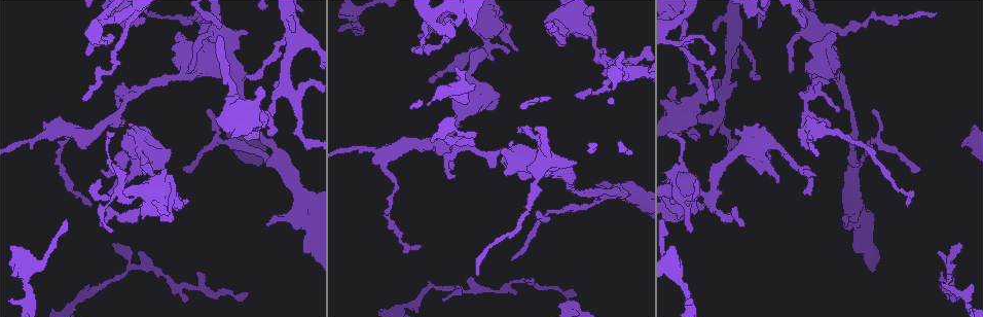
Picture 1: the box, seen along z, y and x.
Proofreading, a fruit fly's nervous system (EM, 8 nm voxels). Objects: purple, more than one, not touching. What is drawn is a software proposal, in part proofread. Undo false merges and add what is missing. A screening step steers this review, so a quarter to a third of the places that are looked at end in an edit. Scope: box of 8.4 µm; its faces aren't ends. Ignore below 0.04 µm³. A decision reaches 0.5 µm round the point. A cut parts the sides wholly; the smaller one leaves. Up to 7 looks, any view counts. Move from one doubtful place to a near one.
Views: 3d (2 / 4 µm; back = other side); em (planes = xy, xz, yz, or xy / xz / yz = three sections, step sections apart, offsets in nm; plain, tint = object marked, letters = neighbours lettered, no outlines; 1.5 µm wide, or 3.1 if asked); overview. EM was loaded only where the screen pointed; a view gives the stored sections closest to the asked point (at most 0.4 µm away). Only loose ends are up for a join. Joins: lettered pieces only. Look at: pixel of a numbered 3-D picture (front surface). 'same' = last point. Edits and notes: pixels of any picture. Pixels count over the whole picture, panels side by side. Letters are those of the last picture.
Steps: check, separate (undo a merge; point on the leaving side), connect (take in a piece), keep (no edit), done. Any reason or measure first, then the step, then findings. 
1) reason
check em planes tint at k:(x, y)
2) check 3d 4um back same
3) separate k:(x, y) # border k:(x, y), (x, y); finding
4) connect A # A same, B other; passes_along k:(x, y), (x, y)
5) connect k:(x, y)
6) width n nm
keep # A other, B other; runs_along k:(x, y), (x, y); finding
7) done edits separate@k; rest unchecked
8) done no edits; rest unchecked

abrupt turn
check em planes letters at 1:(712, 196)

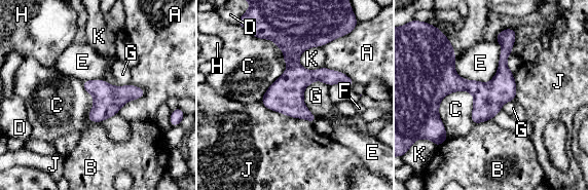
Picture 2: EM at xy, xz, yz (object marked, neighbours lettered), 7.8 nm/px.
width 240 nm
keep # A other, B other, C other, D other, E other, F other, G other, H other, J other, K other; runs_along 2:(512, 35), (490, 87), (431, 88); all the same cell

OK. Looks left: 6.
branch stops here
check 3d 2um at 1:(141, 251)

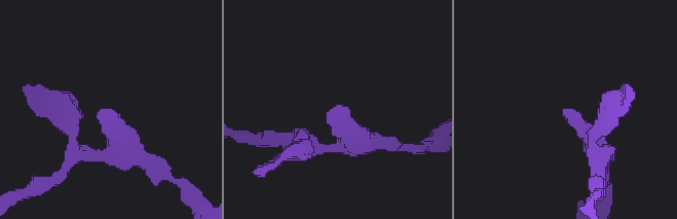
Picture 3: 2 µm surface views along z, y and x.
check em yz step 8 tint at 3:(107, 110)

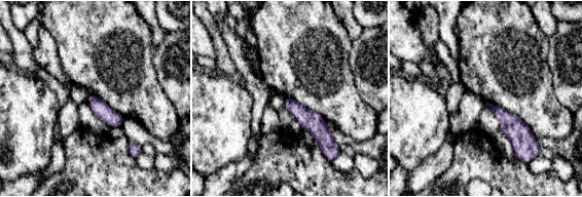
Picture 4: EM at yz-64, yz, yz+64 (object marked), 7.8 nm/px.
cut it another way
check em planes letters same

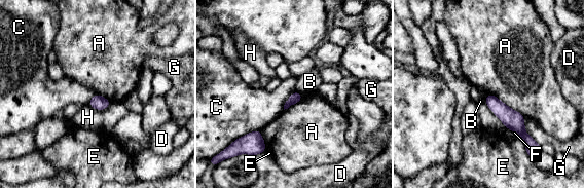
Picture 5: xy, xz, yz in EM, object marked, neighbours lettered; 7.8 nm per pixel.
width 90 nm
keep # A other, B other, C other, D other, E other, F other, G other, H other; no lettered piece goes on from it

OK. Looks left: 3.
sharp bend
check em planes letters at 1:(605, 192)

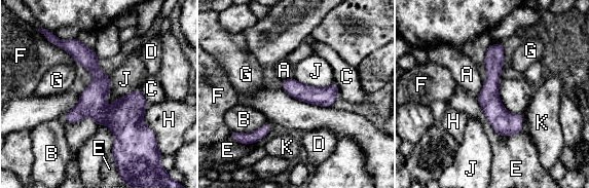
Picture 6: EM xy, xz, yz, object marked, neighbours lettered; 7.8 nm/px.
keep # A other, B other, C other, D other, E other, F other, G other, H other, J other, K other; all the same cell

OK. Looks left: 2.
done no edits; rest unchecked

